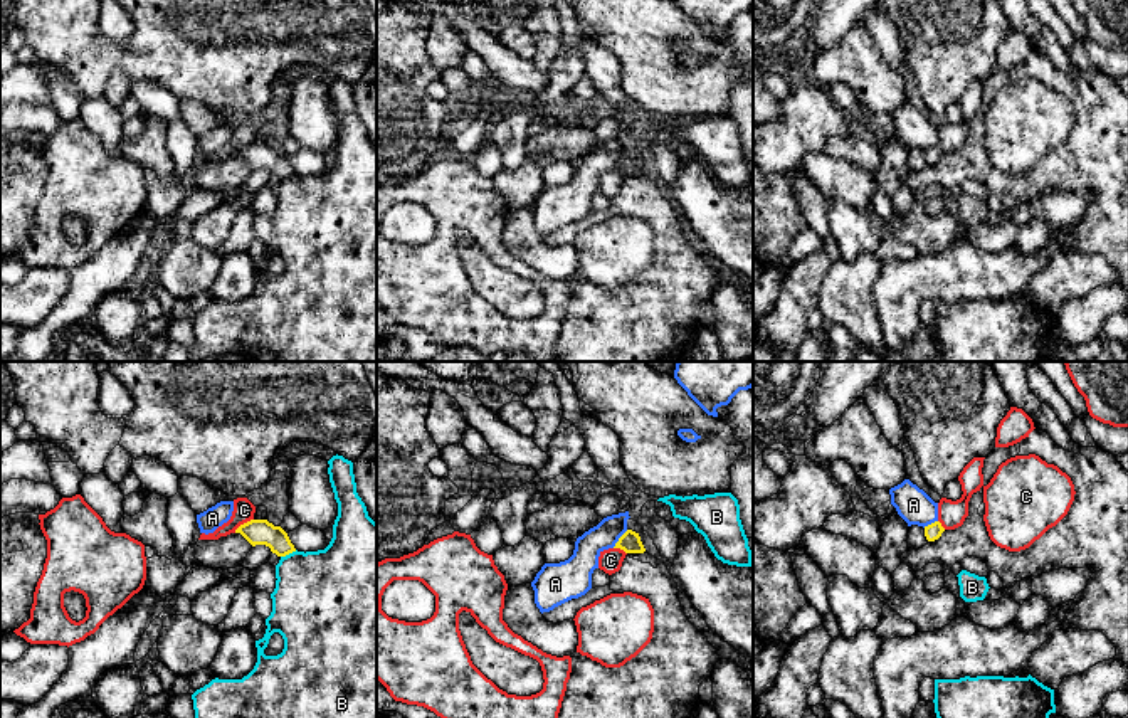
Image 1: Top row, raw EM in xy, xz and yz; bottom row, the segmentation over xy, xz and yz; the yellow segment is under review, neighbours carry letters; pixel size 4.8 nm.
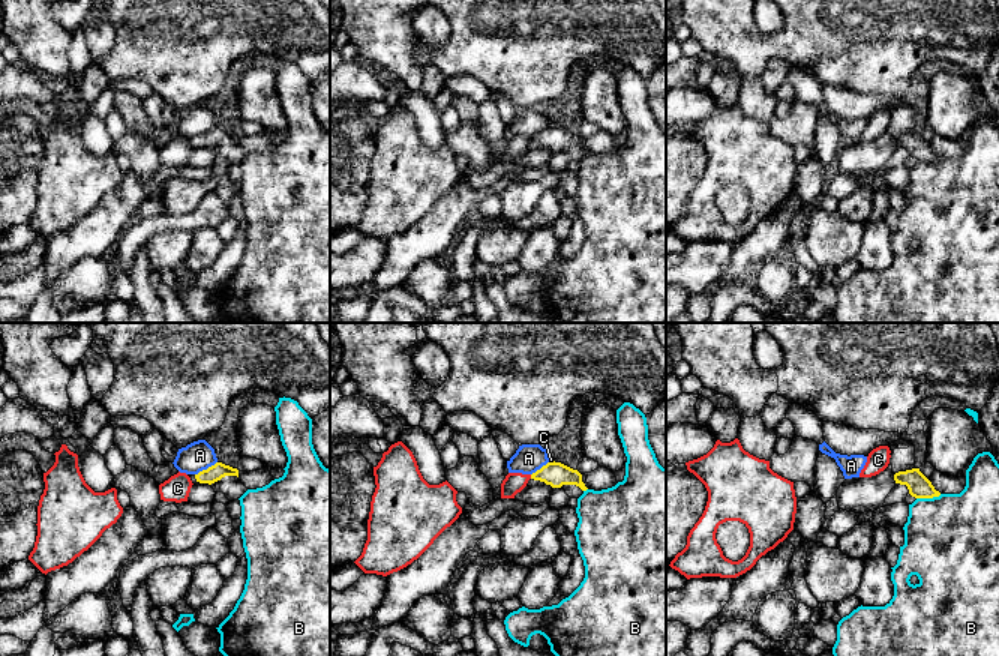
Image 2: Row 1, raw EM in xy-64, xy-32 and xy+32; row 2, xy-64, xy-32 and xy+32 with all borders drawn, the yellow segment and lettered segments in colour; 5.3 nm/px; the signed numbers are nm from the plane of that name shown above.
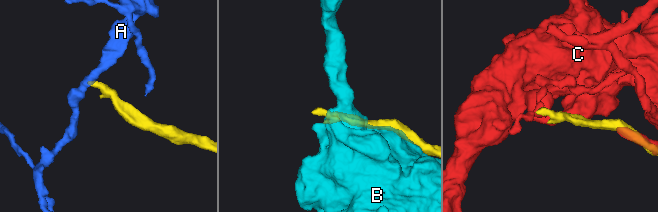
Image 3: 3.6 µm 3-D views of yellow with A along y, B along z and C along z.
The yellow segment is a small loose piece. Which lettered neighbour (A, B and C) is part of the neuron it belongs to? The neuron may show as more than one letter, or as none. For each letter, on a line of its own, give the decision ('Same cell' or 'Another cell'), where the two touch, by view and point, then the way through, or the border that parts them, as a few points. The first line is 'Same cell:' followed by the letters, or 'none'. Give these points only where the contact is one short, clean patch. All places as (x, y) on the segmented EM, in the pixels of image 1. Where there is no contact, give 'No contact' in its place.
Same cell: none
A: Another cell. Touches yellow at xz (619, 538). Boundary: xz (627, 530), (612, 547)
B: Another cell. Touches yellow at xy (288, 554)
C: Another cell. Touches yellow at xy (244, 523). Boundary: xy (253, 518), (234, 532)

